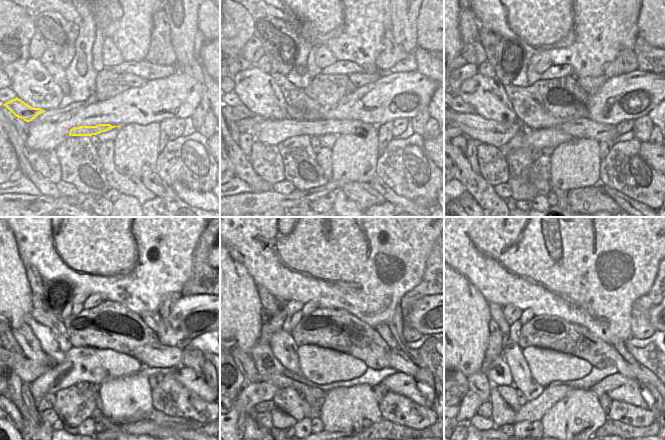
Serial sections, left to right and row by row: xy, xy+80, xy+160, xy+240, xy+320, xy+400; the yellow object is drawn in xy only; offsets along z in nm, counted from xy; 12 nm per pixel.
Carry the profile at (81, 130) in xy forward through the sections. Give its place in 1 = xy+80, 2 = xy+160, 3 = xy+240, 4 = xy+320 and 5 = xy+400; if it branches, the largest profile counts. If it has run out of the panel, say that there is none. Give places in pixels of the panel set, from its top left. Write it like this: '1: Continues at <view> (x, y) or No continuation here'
1: Continues at xy+80 (271, 131)
2: Continues at xy+160 (492, 132)
3: Continues at xy+240 (163, 357)
4: Continues at xy+320 (398, 360)
5: Continues at xy+400 (642, 374)

